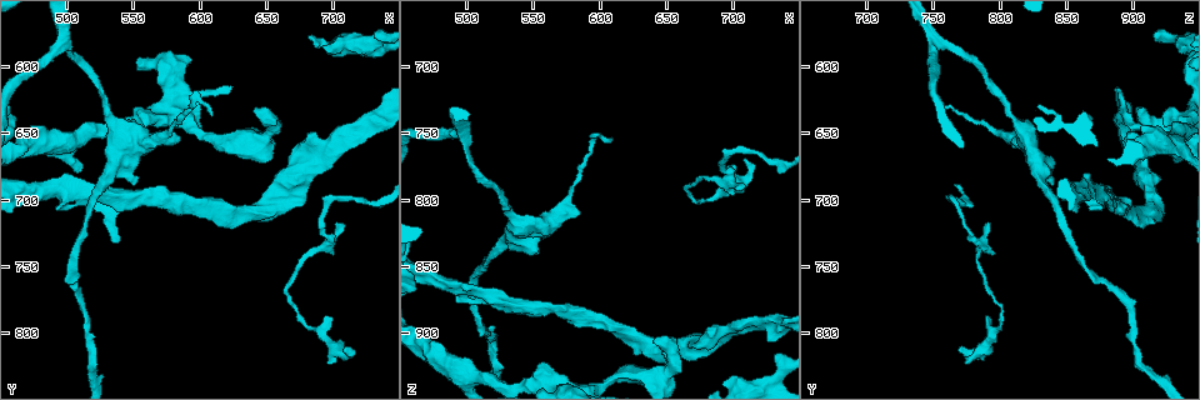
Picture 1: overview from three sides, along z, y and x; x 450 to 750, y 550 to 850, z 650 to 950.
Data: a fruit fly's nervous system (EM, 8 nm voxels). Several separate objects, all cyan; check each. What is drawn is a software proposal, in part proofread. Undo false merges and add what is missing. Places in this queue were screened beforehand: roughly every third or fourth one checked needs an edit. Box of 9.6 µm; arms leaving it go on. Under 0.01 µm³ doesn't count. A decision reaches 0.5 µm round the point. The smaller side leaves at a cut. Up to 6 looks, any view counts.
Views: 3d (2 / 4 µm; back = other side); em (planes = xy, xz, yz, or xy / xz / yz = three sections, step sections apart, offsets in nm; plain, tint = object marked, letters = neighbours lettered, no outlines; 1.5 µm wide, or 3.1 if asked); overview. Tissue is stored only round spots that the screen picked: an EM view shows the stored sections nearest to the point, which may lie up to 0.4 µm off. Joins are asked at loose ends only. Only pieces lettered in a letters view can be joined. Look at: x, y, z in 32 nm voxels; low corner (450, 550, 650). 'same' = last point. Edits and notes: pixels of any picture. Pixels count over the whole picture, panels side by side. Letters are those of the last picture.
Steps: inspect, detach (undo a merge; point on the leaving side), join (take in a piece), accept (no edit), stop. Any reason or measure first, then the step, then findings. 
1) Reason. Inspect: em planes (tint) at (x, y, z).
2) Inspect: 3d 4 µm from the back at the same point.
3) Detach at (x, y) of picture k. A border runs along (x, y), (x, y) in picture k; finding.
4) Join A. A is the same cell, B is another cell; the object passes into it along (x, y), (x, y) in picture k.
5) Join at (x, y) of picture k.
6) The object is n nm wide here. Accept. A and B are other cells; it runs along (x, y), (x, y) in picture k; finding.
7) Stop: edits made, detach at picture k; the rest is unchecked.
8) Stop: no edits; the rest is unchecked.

Three arms meet. Inspect: em yz step 8 (tint) at (498, 586, 756).

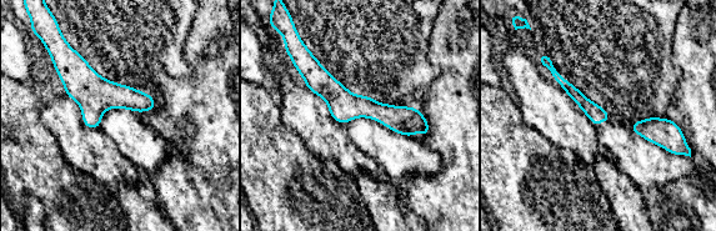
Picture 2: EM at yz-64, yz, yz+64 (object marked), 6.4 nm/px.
Cut it another way. Inspect: em planes (letters) at the same point.

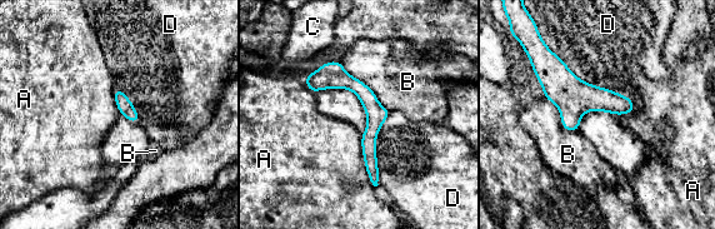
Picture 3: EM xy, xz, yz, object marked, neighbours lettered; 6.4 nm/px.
Accept. A, B, C and D are other cells; a border runs along (360, 134), (364, 167), (374, 187) in picture 3; all the same neuron.

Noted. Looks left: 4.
Free end. Inspect: em planes (letters) at (640, 632, 906).

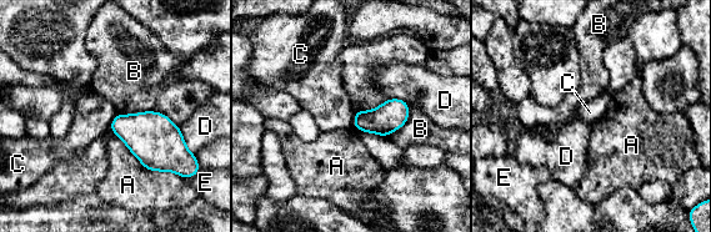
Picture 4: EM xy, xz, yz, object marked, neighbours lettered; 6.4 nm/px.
The longest contact is with A, 550 nm. Accept. A, B, C, D and E are other cells; no lettered piece goes on from it.

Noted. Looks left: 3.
Inspect: em planes (letters) at (698, 824, 774).

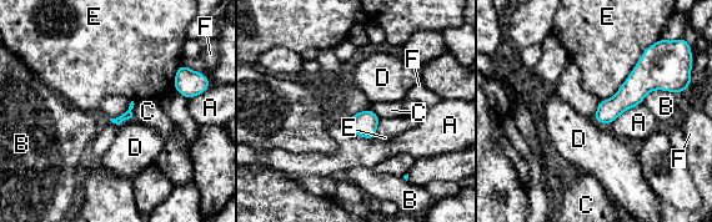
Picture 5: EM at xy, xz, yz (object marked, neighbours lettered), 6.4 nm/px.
Accept. A, B, C, D, E and F are other cells; a border runs along (128, 119), (119, 125) in picture 5; none of them fits.

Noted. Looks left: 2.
Stop: no edits; the rest is unchecked.

